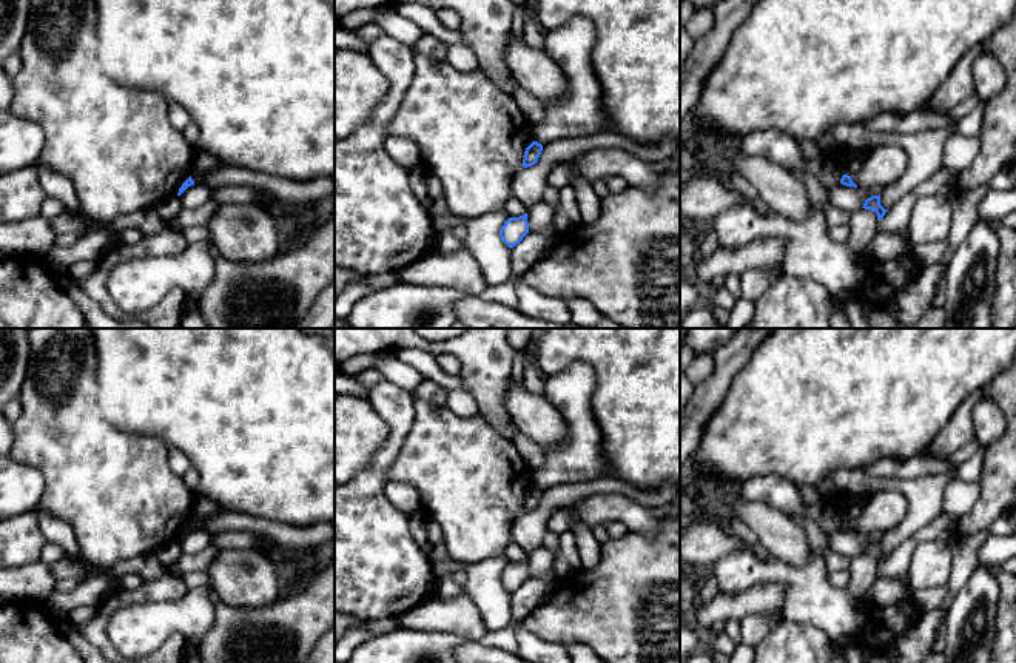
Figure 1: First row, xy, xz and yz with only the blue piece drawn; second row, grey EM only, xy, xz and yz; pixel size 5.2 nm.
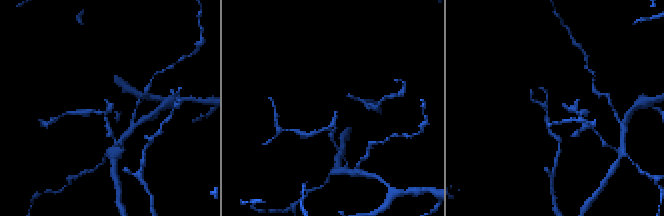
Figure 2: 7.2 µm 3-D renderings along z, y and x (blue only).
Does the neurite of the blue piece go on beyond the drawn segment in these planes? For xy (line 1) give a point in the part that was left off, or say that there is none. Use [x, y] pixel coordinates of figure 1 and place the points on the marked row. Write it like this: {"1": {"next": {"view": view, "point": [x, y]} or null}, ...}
{"1": {"next": null}}

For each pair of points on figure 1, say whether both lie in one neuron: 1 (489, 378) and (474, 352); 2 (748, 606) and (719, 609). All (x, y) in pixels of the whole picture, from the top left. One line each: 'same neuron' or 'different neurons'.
1: same neuron
2: same neuron

